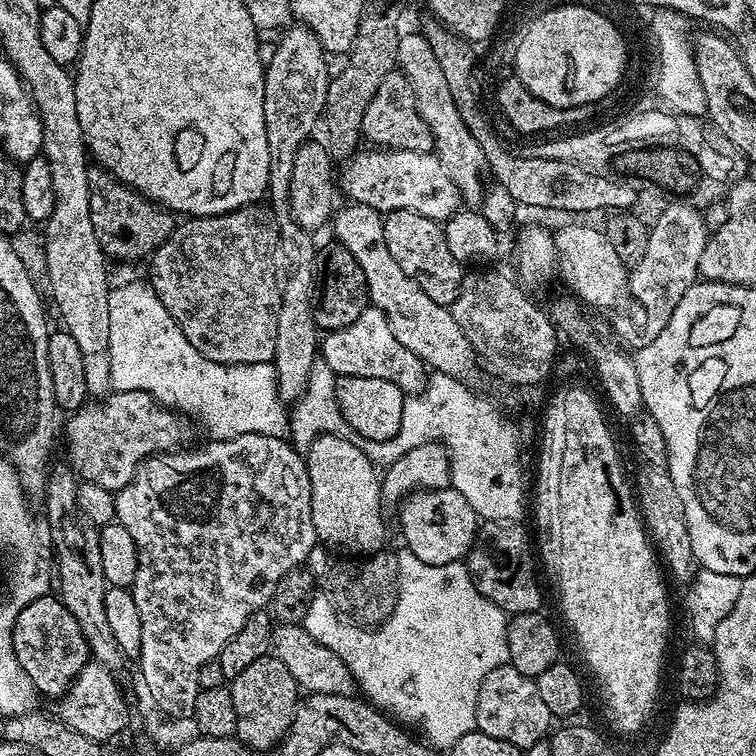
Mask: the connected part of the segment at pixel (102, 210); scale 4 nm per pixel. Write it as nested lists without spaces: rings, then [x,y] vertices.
[[[99,166],[88,169],[90,182],[90,223],[94,225],[94,238],[102,246],[105,257],[112,260],[144,260],[158,251],[162,242],[170,238],[178,220],[168,209],[153,204],[136,191],[131,184],[122,183],[112,172]]]

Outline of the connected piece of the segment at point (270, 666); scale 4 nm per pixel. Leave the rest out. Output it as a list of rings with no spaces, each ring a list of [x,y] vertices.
[[[276,655],[263,656],[247,670],[242,670],[238,678],[230,681],[230,691],[234,698],[236,715],[235,739],[248,748],[256,749],[260,754],[275,748],[288,732],[298,703],[298,685],[290,670],[286,670],[286,666]]]

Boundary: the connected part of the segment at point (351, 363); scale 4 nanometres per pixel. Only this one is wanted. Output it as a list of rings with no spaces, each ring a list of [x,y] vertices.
[[[371,306],[350,326],[340,328],[337,332],[327,333],[322,340],[322,360],[330,366],[337,377],[361,376],[362,378],[378,378],[401,388],[405,394],[419,394],[426,387],[426,365],[419,360],[398,338],[394,338],[394,330],[384,317],[381,308]]]

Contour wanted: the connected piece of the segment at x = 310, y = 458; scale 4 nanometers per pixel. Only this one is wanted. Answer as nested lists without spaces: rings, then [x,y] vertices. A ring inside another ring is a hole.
[[[343,435],[318,436],[306,449],[312,521],[321,545],[329,544],[324,546],[337,548],[344,552],[340,554],[352,558],[363,558],[385,547],[381,477],[377,465],[366,455],[363,447],[344,439]]]

